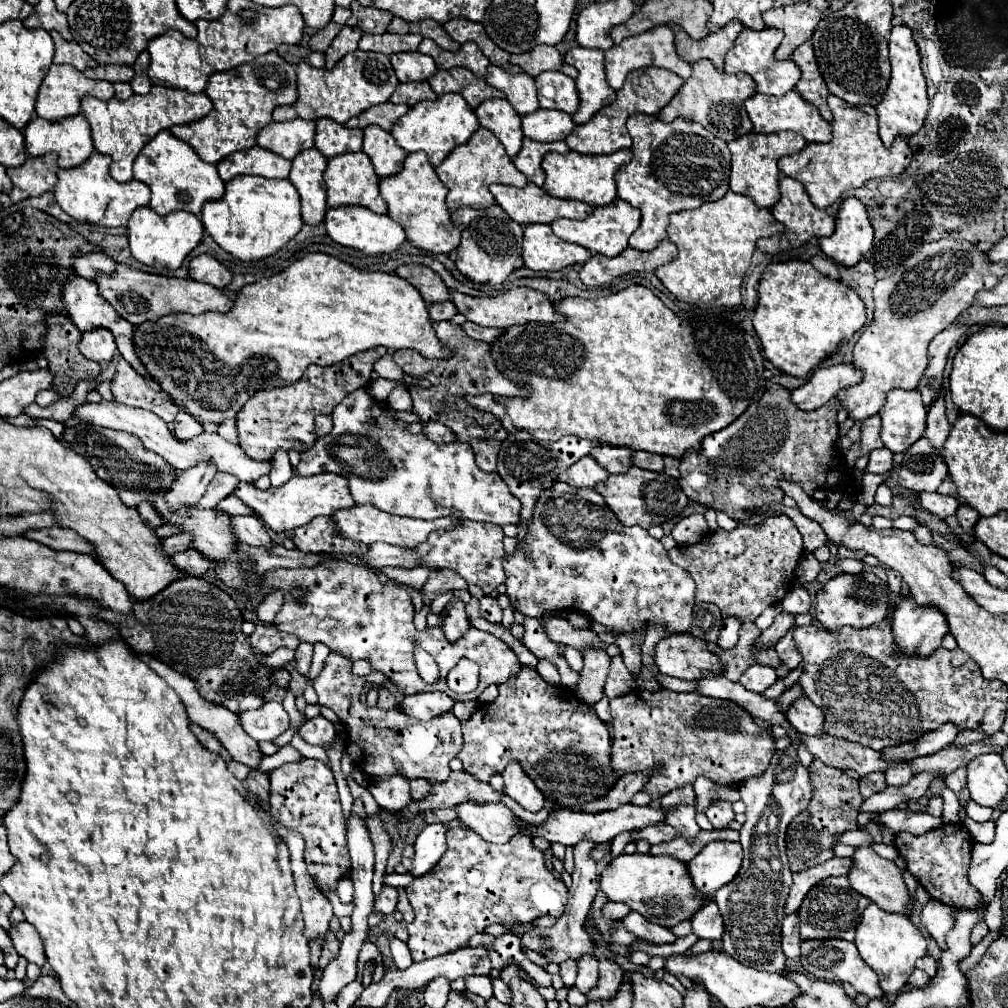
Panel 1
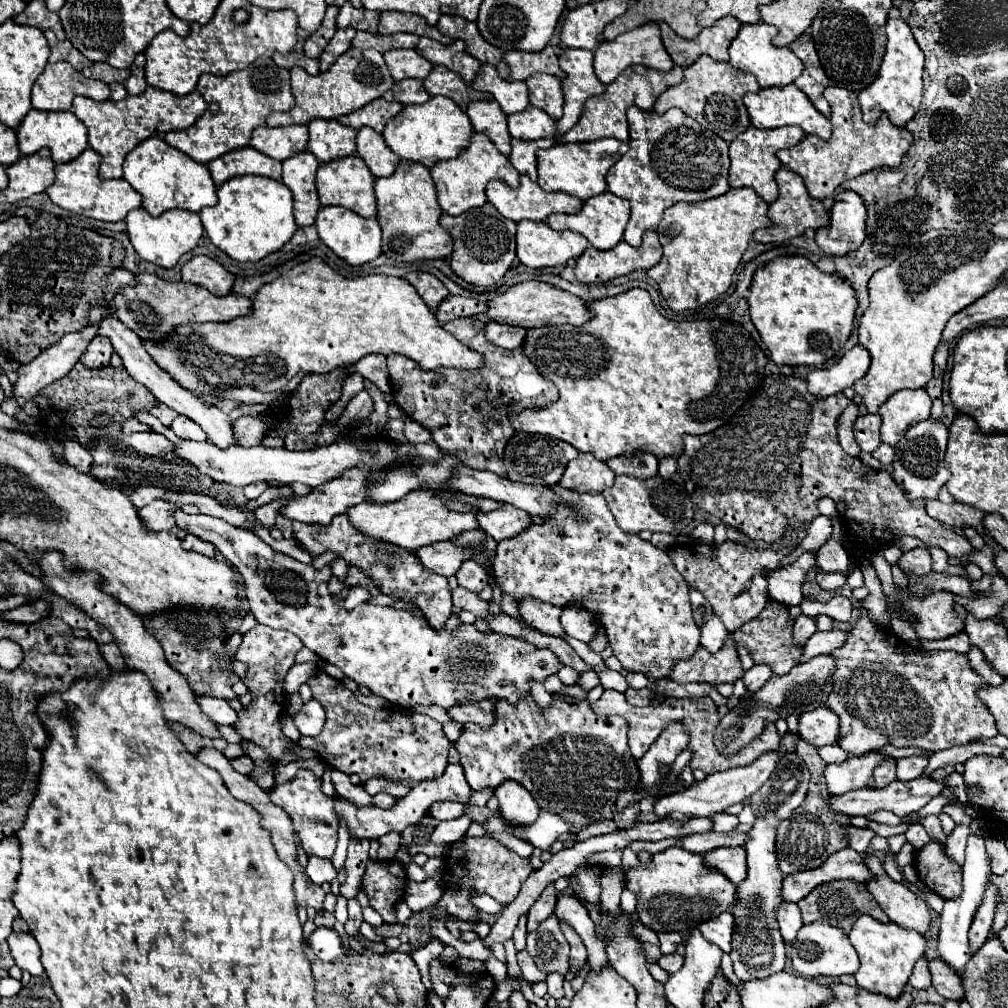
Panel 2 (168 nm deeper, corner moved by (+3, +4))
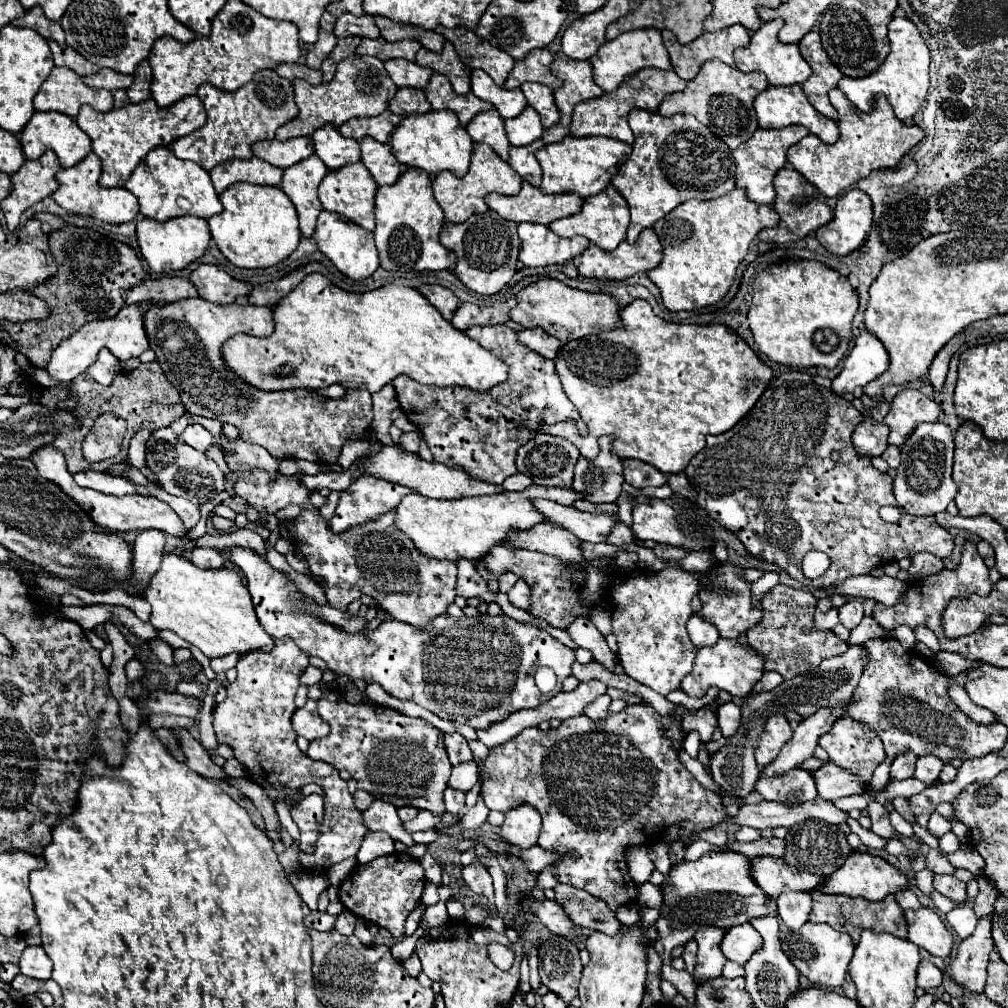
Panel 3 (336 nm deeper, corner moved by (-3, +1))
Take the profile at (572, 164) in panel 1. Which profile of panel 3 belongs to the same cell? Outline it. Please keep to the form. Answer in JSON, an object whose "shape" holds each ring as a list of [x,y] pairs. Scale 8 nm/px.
{"shape":[[[568,136],[560,144],[548,144],[536,152],[536,158],[542,166],[542,184],[540,190],[544,194],[562,194],[572,192],[582,198],[590,198],[606,190],[612,182],[618,166],[626,162],[628,154],[632,154],[632,146],[620,140],[604,138],[604,136],[590,136],[590,138],[574,138]]]}

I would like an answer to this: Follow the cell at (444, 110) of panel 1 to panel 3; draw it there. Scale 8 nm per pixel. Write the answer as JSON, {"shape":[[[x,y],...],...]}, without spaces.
{"shape":[[[430,110],[426,114],[412,114],[402,120],[398,130],[390,136],[390,148],[400,164],[426,170],[430,176],[450,170],[456,176],[464,176],[470,166],[474,140],[466,134],[466,128],[450,114],[450,110]]]}

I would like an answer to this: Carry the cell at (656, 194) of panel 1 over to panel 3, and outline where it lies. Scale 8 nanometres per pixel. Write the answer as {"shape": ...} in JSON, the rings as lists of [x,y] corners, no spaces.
{"shape":[[[634,108],[628,122],[636,136],[632,144],[634,150],[612,178],[612,186],[630,206],[632,222],[626,238],[630,244],[636,242],[644,228],[652,228],[654,222],[686,200],[712,200],[734,190],[736,164],[732,150],[694,116],[674,114],[664,118],[658,112]]]}

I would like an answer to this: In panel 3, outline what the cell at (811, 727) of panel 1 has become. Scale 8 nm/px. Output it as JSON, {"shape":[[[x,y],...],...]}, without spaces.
{"shape":[[[848,716],[838,718],[818,742],[836,766],[862,776],[866,784],[870,782],[874,768],[886,758],[880,738],[870,732],[866,724]]]}

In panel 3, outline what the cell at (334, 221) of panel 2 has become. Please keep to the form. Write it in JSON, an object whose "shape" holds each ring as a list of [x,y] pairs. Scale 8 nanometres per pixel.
{"shape":[[[322,210],[320,216],[318,216],[314,240],[318,244],[318,250],[322,254],[326,254],[334,262],[334,266],[342,274],[346,274],[348,278],[352,278],[352,280],[368,278],[380,266],[380,262],[378,262],[378,250],[376,250],[376,244],[374,244],[374,234],[368,232],[368,230],[362,230],[354,222],[342,218],[340,214]]]}

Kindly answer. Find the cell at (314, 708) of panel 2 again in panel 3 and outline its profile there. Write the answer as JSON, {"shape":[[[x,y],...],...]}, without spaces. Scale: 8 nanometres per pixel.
{"shape":[[[308,700],[306,706],[302,706],[302,708],[298,708],[294,712],[292,726],[306,740],[316,740],[316,738],[322,738],[322,736],[326,736],[330,732],[330,726],[318,716],[314,700]]]}

